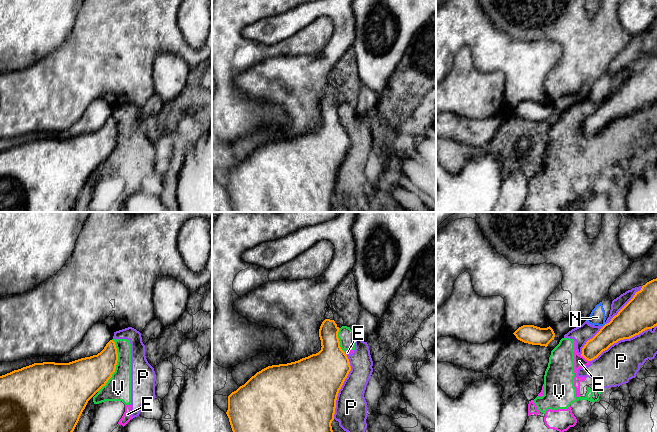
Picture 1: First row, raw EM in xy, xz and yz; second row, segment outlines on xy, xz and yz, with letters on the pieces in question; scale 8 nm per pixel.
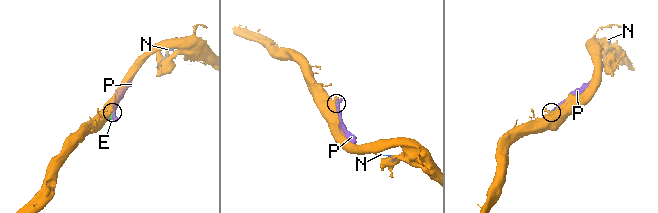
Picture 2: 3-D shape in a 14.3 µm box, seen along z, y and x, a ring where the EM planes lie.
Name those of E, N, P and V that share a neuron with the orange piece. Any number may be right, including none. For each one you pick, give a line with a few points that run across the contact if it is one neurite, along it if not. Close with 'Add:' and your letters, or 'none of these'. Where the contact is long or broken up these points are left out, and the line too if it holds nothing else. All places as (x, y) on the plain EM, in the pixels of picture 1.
Add: none of these

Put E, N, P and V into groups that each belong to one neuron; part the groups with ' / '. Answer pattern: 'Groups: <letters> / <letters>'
Groups: E N P V

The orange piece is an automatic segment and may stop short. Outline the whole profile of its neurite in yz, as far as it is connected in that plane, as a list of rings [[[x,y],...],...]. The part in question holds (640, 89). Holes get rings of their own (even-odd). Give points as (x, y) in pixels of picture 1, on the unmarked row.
[[[657,54],[647,58],[641,66],[586,118],[582,130],[592,137],[620,116],[630,115],[657,102]]]

